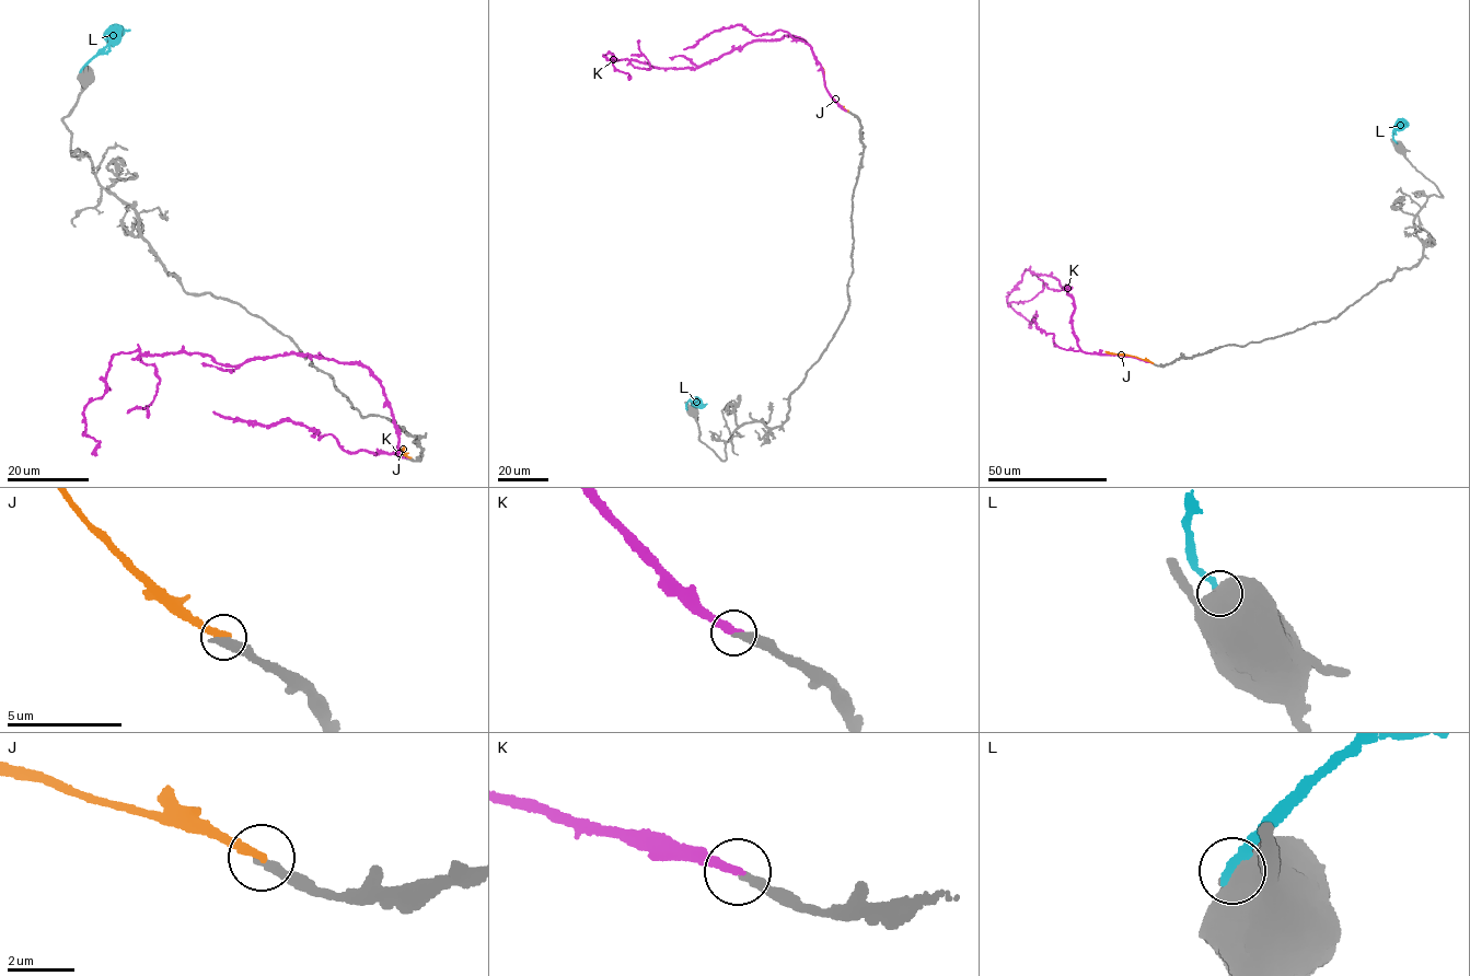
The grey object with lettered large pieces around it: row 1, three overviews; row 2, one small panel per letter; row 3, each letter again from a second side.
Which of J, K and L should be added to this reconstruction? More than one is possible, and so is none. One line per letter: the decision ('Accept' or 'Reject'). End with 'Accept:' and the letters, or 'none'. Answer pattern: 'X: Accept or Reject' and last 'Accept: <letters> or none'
J: Reject
K: Accept
L: Reject
Accept: K

